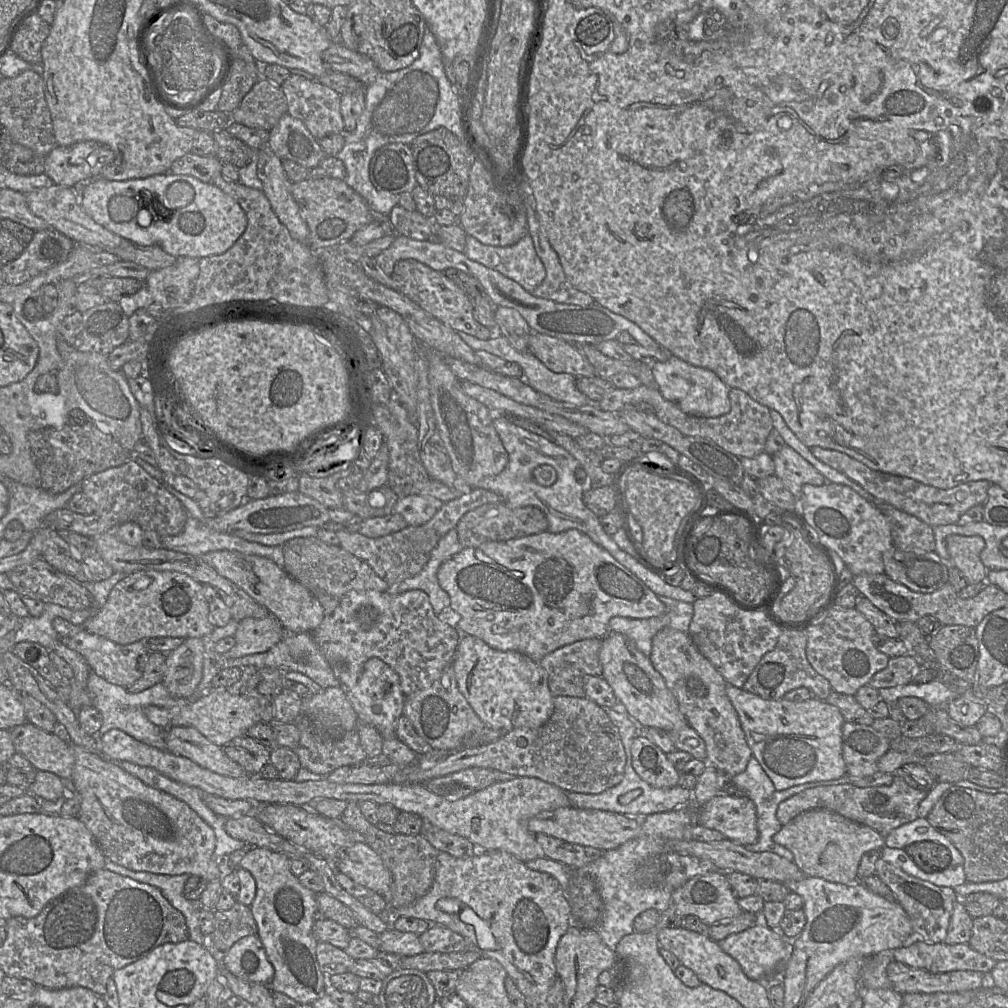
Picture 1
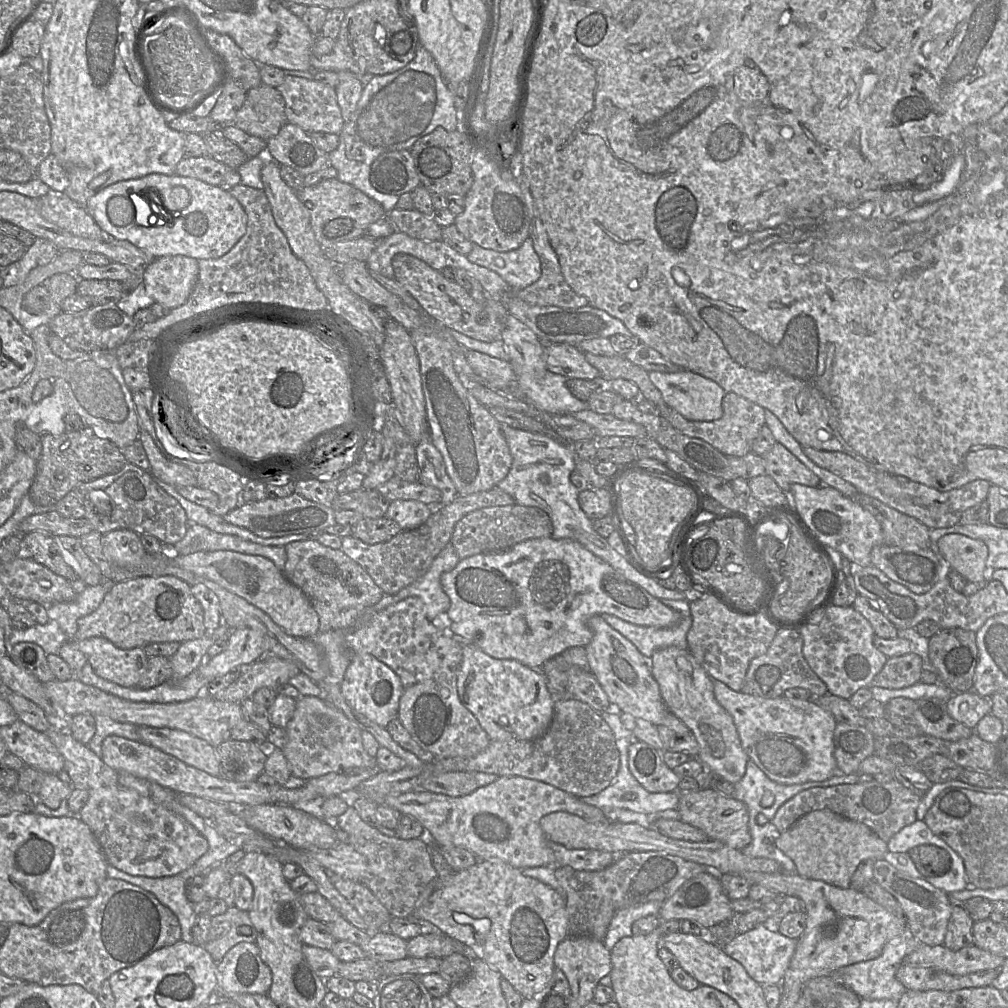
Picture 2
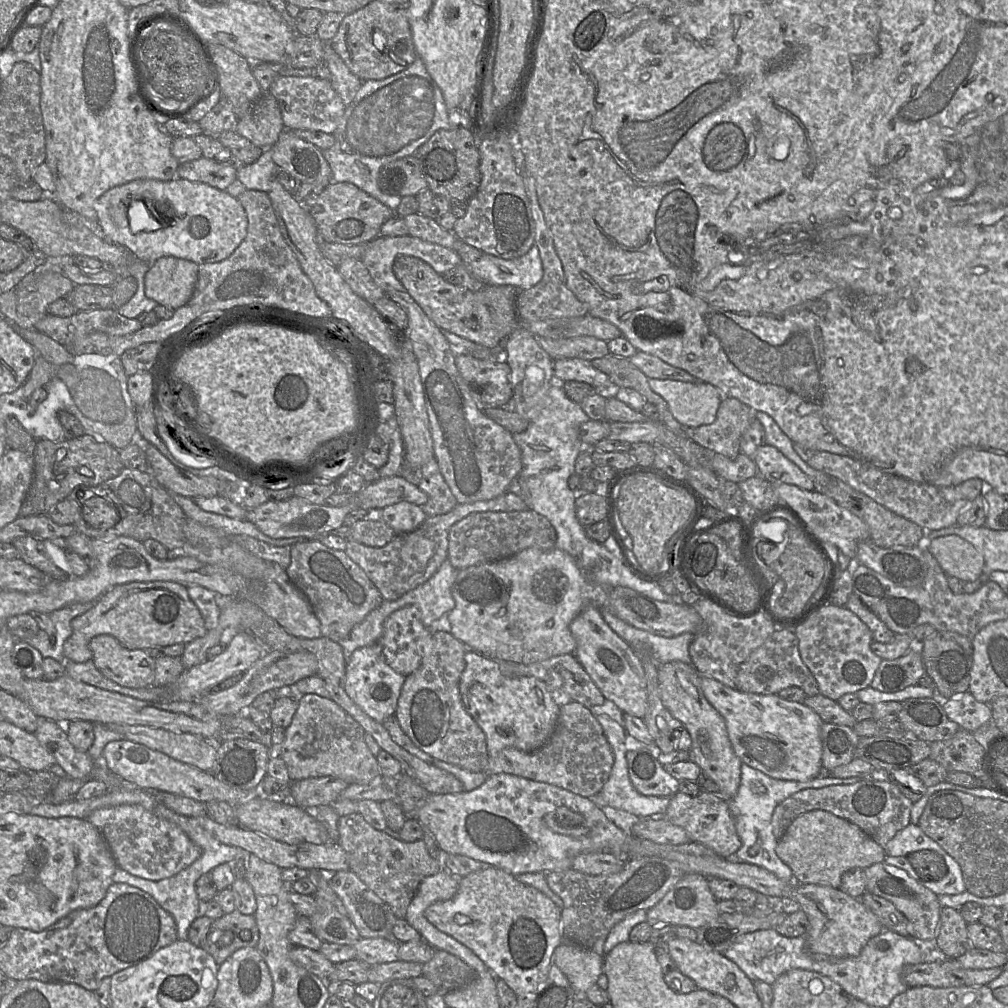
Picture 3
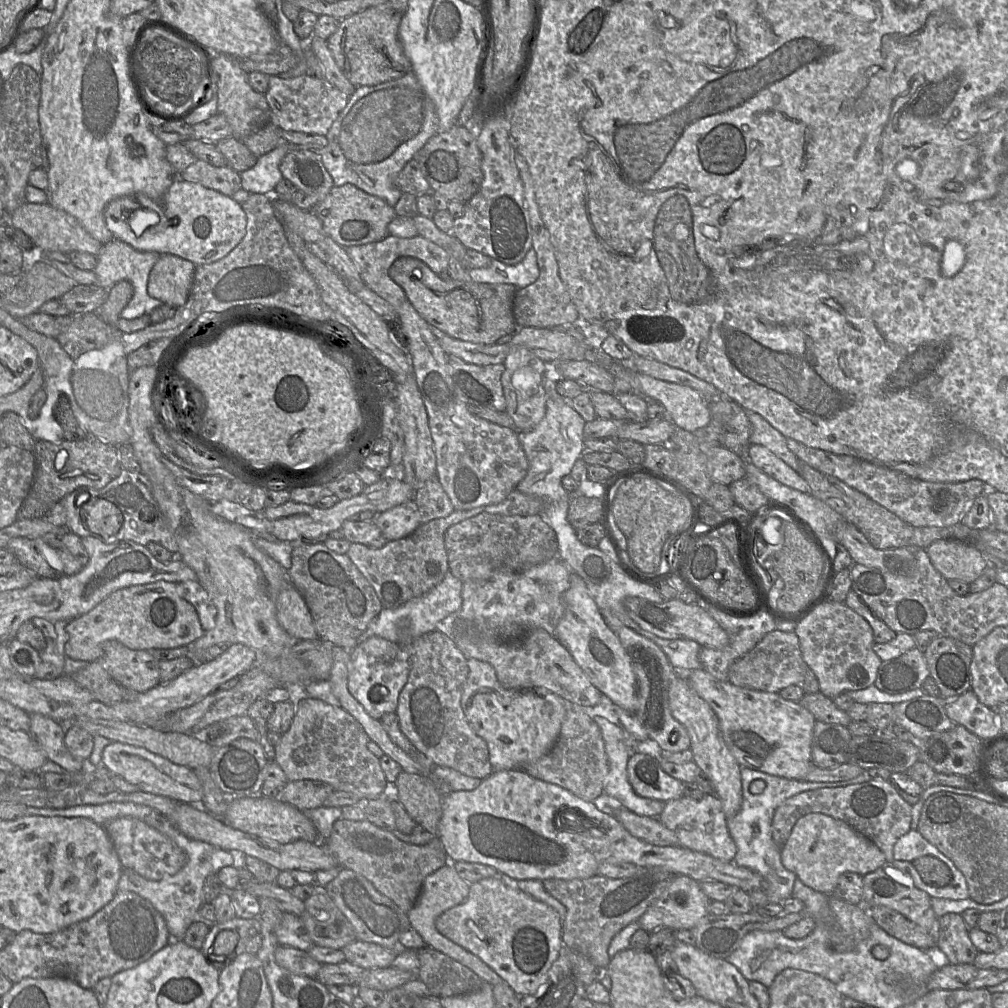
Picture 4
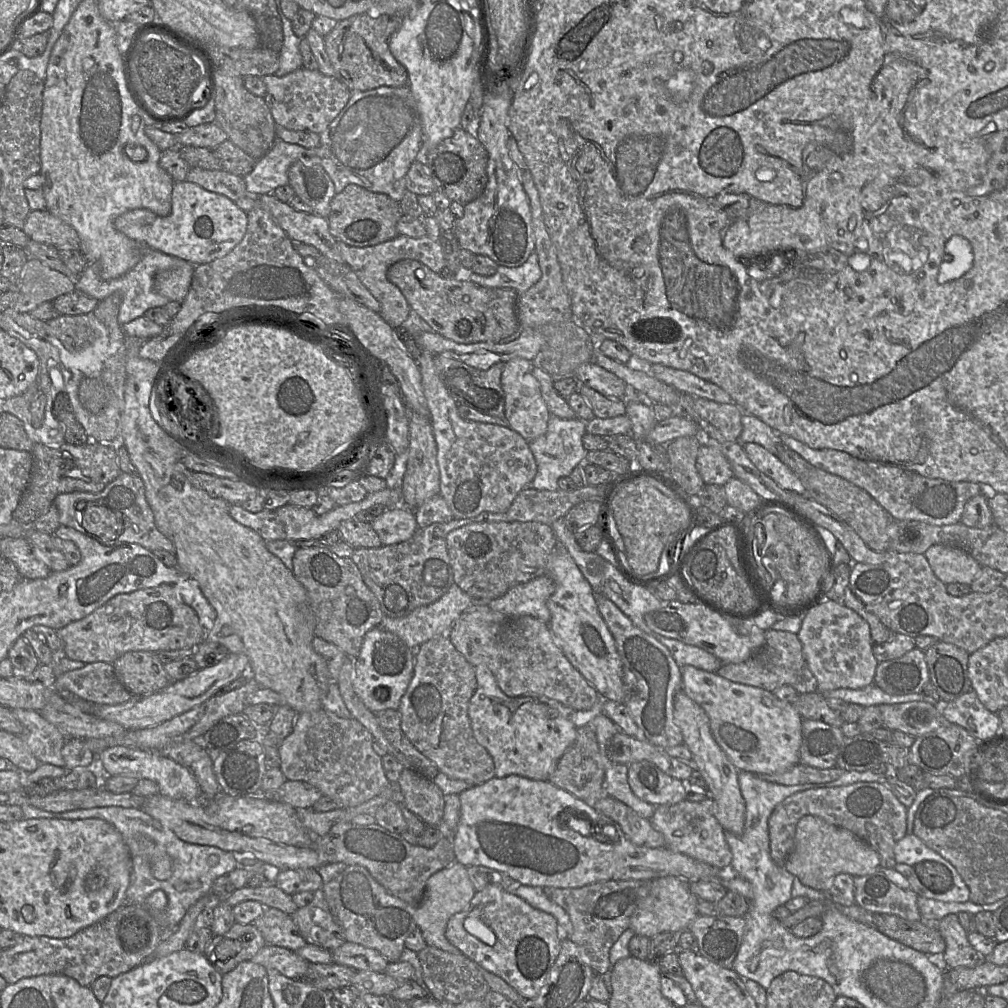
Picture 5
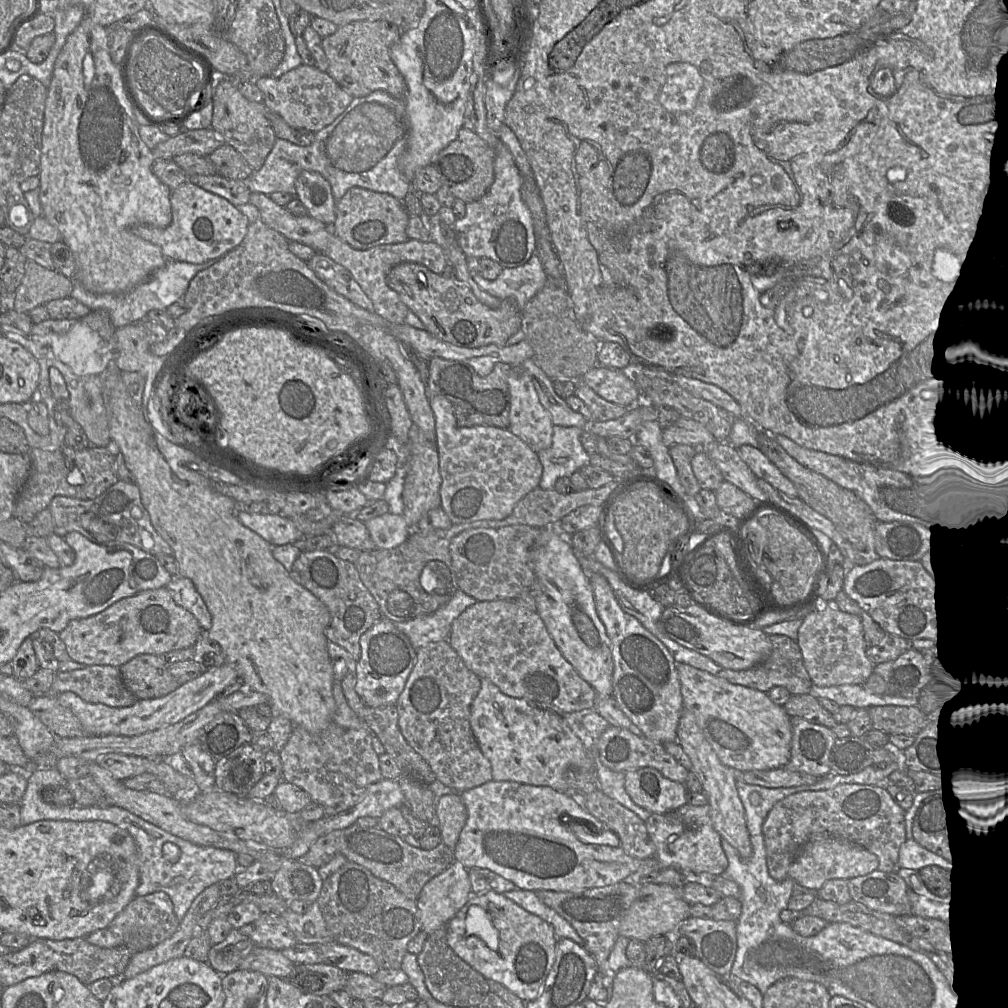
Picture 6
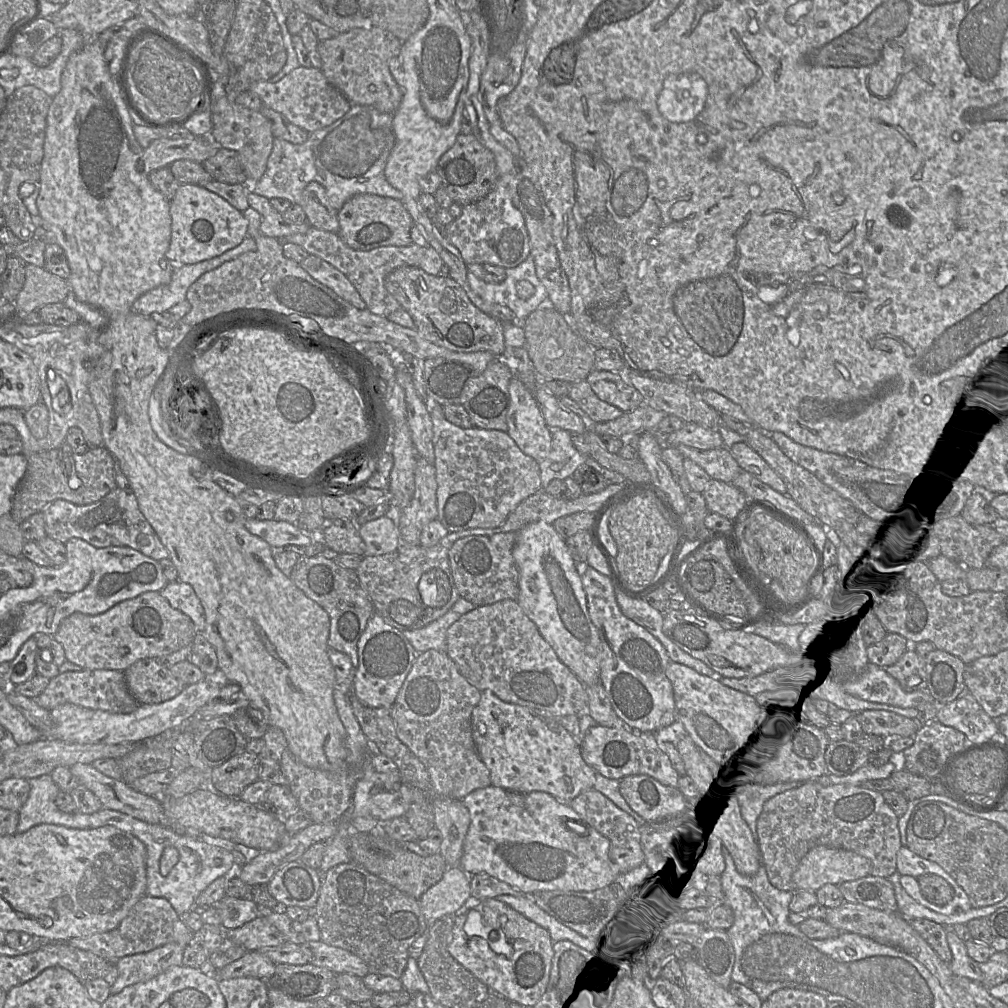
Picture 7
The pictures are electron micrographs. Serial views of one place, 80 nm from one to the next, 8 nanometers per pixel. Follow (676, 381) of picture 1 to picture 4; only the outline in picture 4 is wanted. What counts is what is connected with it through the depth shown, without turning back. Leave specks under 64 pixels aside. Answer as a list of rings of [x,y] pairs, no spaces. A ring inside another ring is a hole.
[[[637,373],[642,391],[660,402],[675,426],[697,433],[711,421],[709,400],[699,391],[685,385]]]

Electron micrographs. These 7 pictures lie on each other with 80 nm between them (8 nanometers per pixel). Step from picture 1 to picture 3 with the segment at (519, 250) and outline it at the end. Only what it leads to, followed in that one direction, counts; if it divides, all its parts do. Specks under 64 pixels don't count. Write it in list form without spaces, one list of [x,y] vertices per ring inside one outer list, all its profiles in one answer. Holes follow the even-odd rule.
[[[535,244],[518,258],[503,259],[483,253],[479,259],[464,265],[484,285],[511,285],[519,291],[535,286],[543,276],[542,261]]]

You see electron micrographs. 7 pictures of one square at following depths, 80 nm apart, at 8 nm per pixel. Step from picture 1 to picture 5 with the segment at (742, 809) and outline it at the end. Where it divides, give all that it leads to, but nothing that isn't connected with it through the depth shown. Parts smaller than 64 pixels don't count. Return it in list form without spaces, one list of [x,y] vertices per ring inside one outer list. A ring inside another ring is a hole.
[[[707,795],[701,802],[686,799],[676,804],[657,806],[651,819],[654,829],[662,833],[665,847],[693,859],[705,862],[720,871],[727,871],[732,861],[732,853],[724,836],[724,829],[713,813],[713,799]]]

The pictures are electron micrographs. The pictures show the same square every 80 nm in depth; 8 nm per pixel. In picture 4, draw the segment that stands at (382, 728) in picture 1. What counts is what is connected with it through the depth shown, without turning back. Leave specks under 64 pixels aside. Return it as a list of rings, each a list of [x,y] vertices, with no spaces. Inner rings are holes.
[[[372,636],[359,642],[350,652],[348,690],[372,718],[379,720],[384,714],[396,711],[399,694],[407,682],[409,672],[407,650],[398,643]]]

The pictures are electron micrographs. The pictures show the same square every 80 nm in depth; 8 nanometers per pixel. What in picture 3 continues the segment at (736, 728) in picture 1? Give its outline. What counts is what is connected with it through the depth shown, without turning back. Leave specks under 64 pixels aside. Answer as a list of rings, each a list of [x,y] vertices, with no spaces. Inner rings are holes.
[[[672,661],[658,667],[661,702],[688,731],[692,742],[690,760],[718,785],[720,795],[729,801],[735,796],[740,785],[742,762],[732,748],[724,718],[706,700],[700,680],[701,675],[692,664]]]

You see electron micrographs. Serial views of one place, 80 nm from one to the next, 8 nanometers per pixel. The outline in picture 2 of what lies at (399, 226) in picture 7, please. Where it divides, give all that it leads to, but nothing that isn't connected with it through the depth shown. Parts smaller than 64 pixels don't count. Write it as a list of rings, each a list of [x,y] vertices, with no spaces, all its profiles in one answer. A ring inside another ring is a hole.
[[[337,178],[302,187],[297,193],[300,201],[309,210],[311,227],[322,248],[364,236],[370,224],[386,215],[378,202]]]

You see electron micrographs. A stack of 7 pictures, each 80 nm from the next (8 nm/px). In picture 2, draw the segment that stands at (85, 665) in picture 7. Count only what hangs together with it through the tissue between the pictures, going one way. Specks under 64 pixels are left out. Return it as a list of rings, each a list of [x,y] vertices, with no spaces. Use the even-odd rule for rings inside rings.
[[[173,575],[140,576],[118,582],[107,592],[99,607],[77,621],[74,639],[64,643],[59,656],[74,673],[88,663],[87,657],[77,648],[77,642],[104,637],[122,649],[144,647],[155,642],[185,642],[205,636],[204,612],[191,592],[191,585]]]

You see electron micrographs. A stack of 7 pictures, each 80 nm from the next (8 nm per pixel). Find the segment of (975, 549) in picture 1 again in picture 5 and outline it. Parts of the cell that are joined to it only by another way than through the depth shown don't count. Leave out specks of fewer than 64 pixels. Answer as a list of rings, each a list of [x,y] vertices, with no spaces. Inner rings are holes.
[[[936,544],[929,547],[924,556],[935,576],[945,585],[970,585],[982,568],[969,553],[955,546]]]

